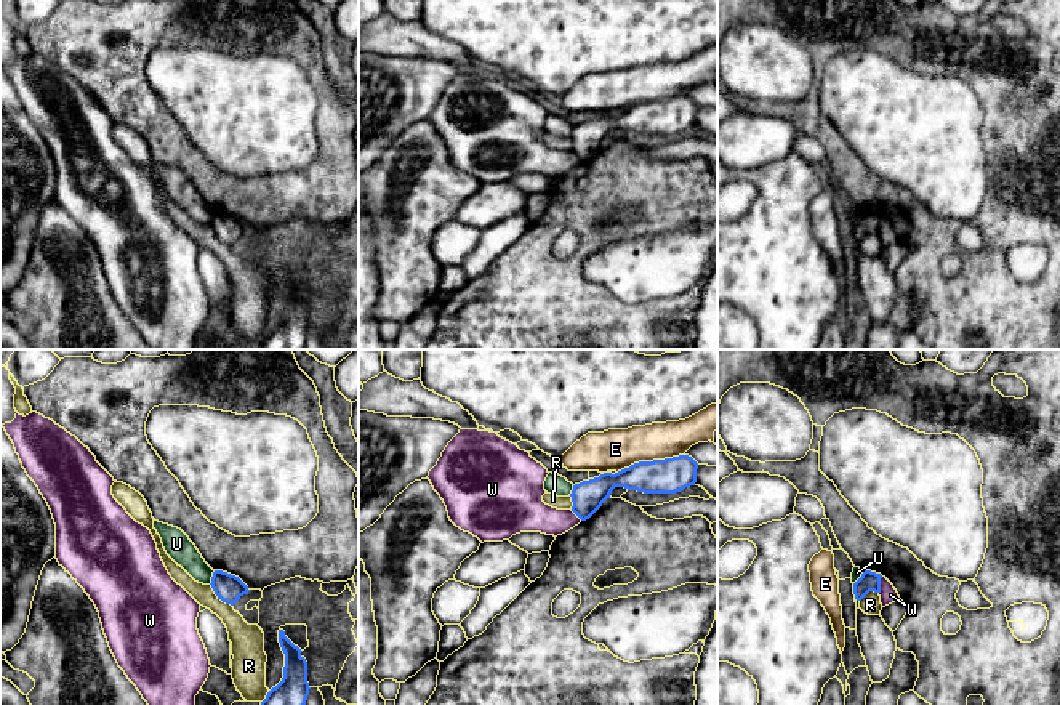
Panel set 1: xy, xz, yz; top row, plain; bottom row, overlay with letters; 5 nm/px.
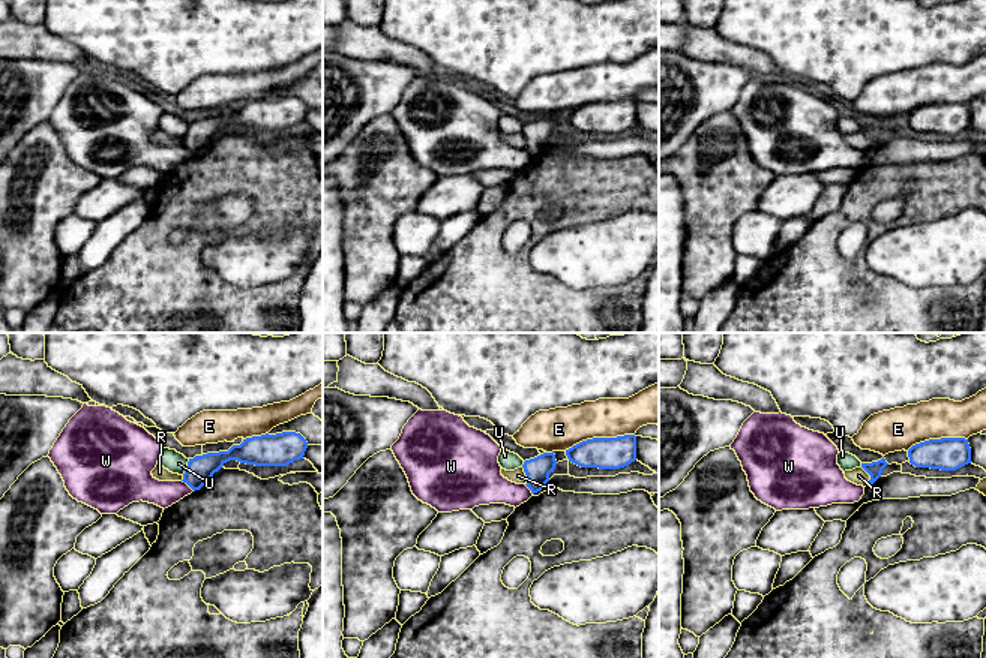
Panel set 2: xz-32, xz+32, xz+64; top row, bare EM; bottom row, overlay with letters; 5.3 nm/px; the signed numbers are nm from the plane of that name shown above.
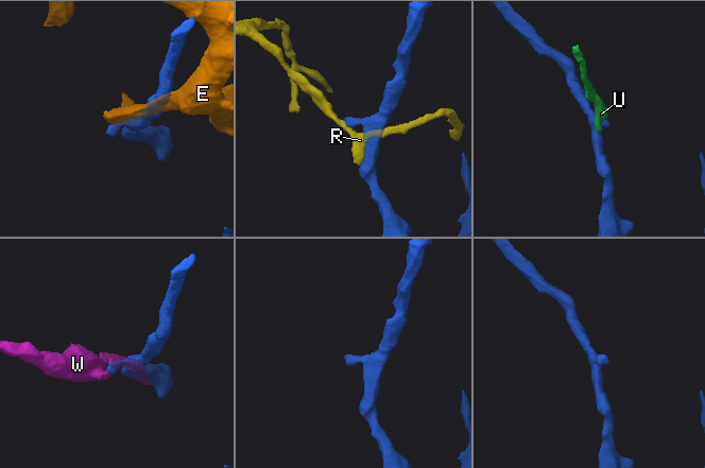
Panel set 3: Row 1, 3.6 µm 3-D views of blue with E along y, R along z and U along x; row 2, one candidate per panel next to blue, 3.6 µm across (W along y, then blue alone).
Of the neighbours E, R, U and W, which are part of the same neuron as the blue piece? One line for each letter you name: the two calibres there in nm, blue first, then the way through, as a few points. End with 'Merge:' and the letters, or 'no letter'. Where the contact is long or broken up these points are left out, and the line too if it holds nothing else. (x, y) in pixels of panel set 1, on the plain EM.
Merge: no letter

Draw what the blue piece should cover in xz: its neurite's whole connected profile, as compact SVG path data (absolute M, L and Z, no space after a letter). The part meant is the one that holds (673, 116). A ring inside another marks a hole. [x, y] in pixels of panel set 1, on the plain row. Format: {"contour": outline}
{"contour": "M689 96L665 101L639 103L615 115L604 114L599 119L573 127L570 135L572 152L581 160L589 160L602 144L610 139L615 128L644 135L676 135L695 127L698 104Z"}

